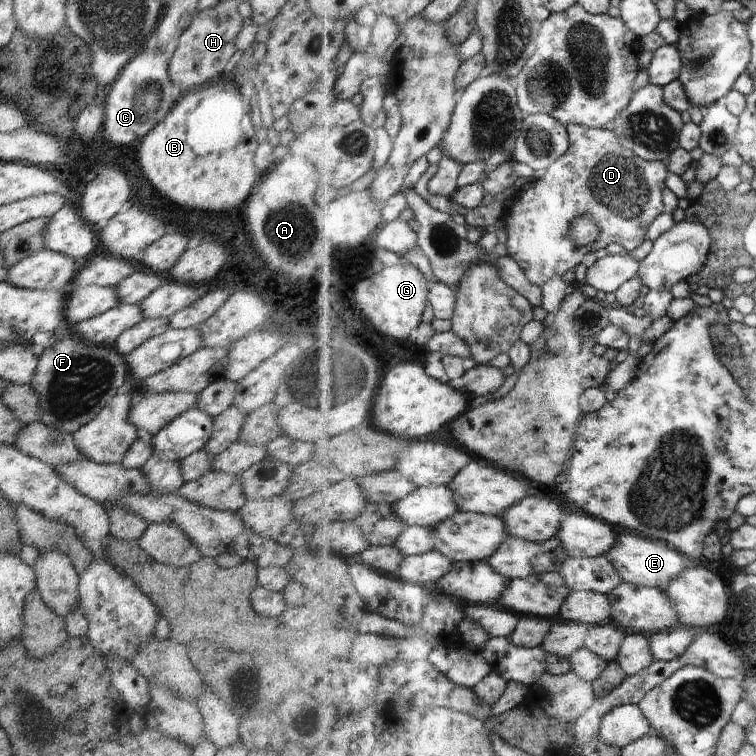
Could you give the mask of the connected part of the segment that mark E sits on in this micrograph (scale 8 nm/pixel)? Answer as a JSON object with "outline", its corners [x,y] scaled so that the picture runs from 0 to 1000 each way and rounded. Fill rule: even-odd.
{"outline":[[[823,706],[815,722],[802,734],[804,741],[820,755],[828,771],[876,778],[880,772],[899,763],[913,749],[913,738],[878,716],[869,716],[841,706]]]}

